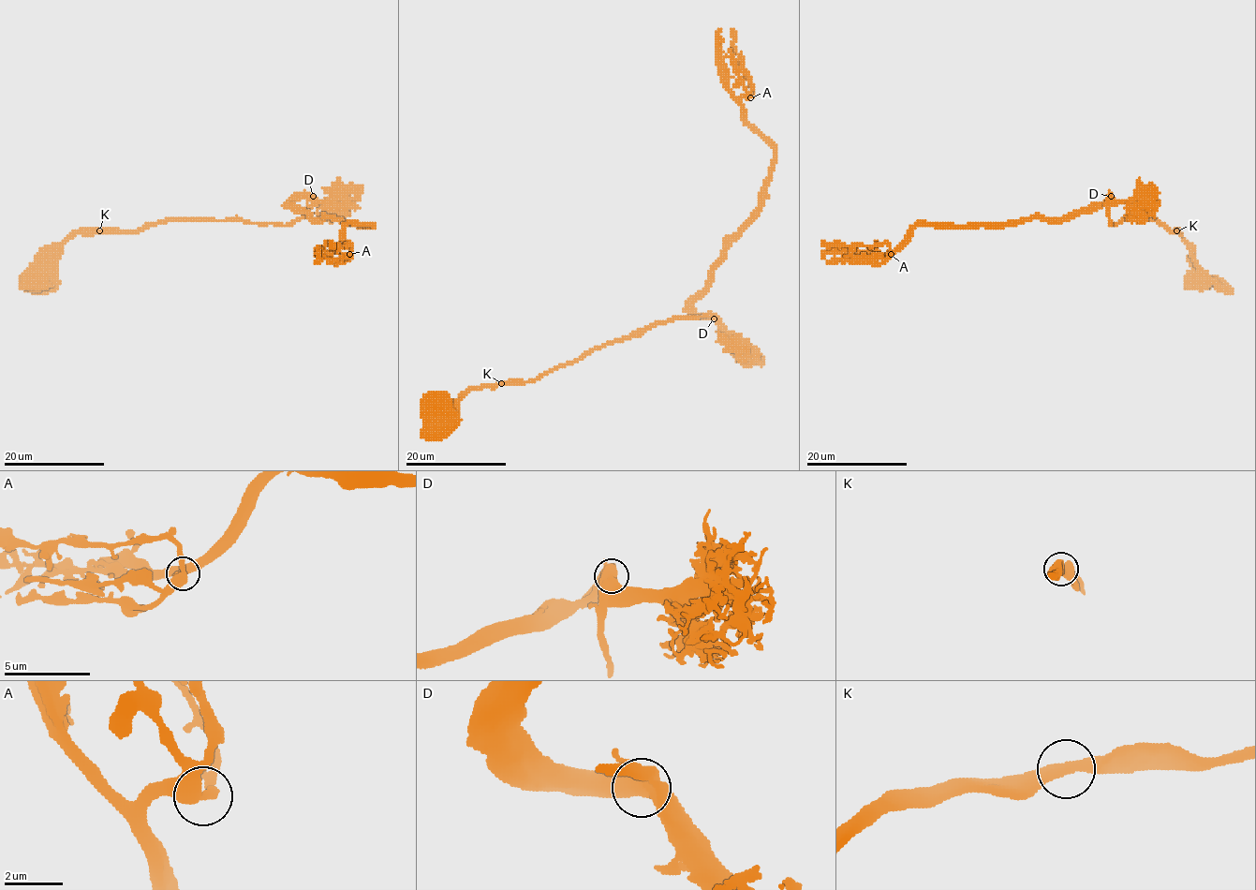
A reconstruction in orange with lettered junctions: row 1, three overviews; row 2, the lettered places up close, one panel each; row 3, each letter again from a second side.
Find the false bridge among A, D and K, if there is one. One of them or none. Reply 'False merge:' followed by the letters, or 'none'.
False merge: none

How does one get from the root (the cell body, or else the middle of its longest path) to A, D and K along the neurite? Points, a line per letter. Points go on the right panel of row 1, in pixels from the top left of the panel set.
A: (1199, 279), (1202, 269), (1176, 229), (1157, 220), (1110, 225), (1108, 197), (1068, 217), (918, 224), (891, 254)
D: (1199, 279), (1202, 269), (1176, 229), (1172, 231), (1157, 220), (1126, 218), (1110, 225), (1108, 199), (1111, 196)
K: (1199, 279), (1202, 269), (1195, 262), (1193, 251), (1183, 235), (1176, 229)

